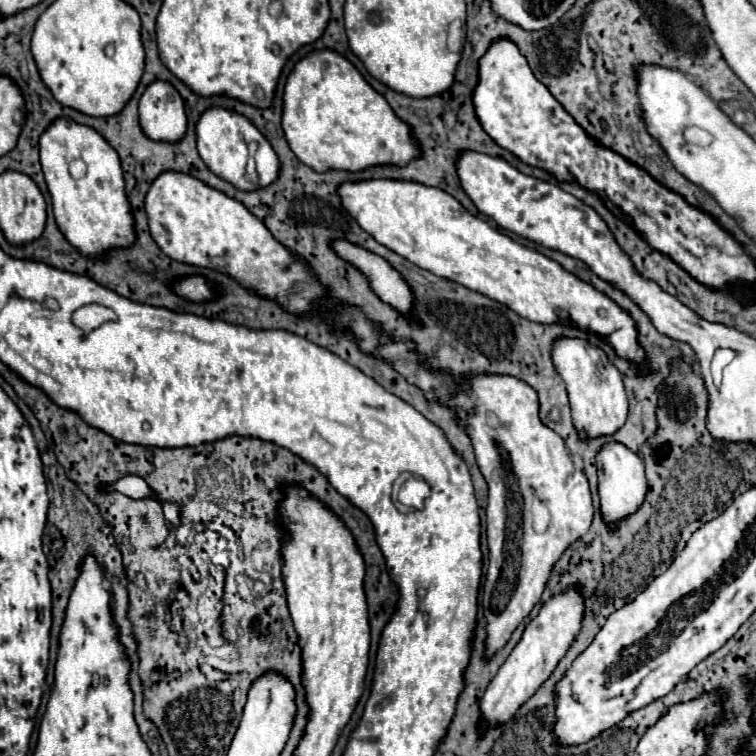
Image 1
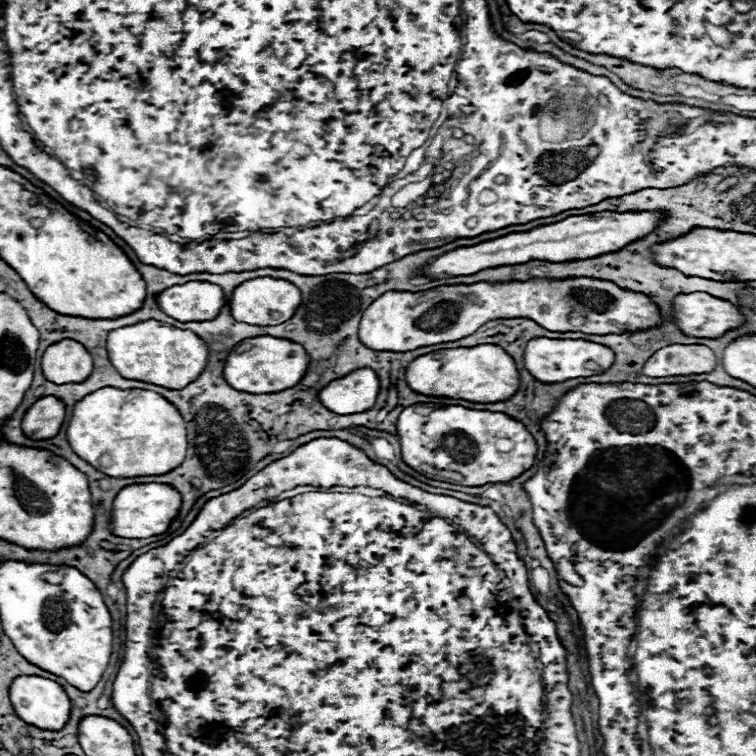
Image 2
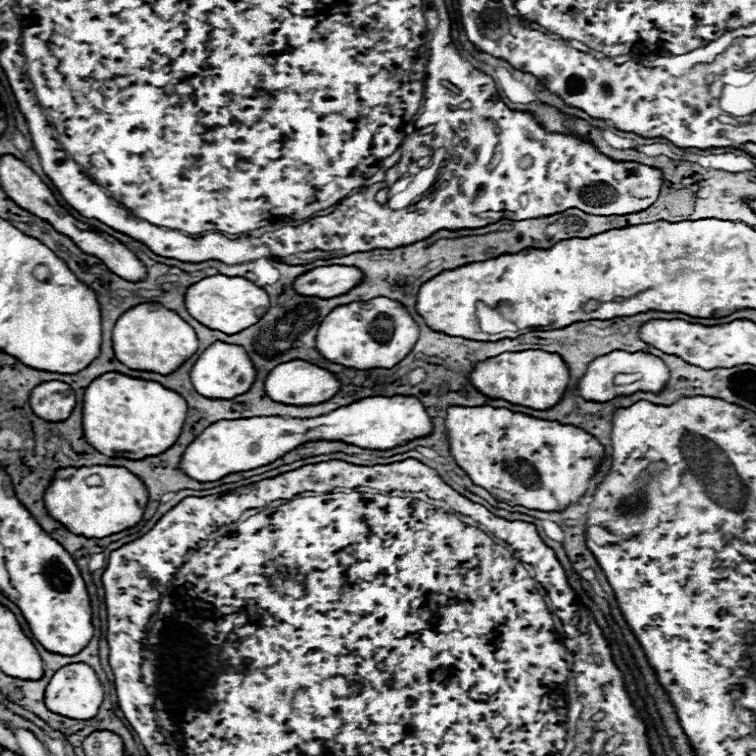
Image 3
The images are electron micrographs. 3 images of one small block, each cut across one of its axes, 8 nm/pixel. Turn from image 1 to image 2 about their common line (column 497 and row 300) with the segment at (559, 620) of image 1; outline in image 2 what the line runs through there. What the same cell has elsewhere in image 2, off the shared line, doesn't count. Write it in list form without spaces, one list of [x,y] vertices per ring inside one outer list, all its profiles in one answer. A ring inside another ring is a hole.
[[[692,292],[674,298],[672,322],[688,336],[722,338],[726,332],[740,328],[746,318],[728,300],[714,298],[706,292]]]

